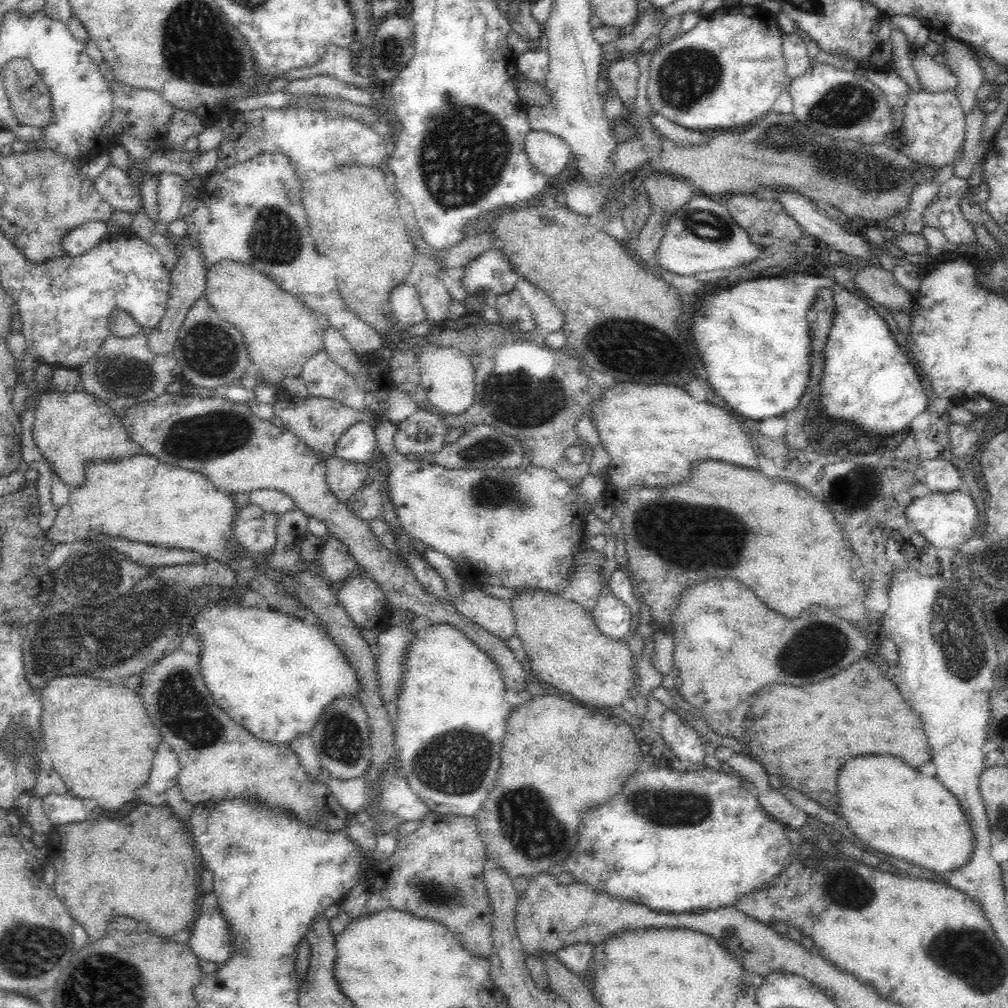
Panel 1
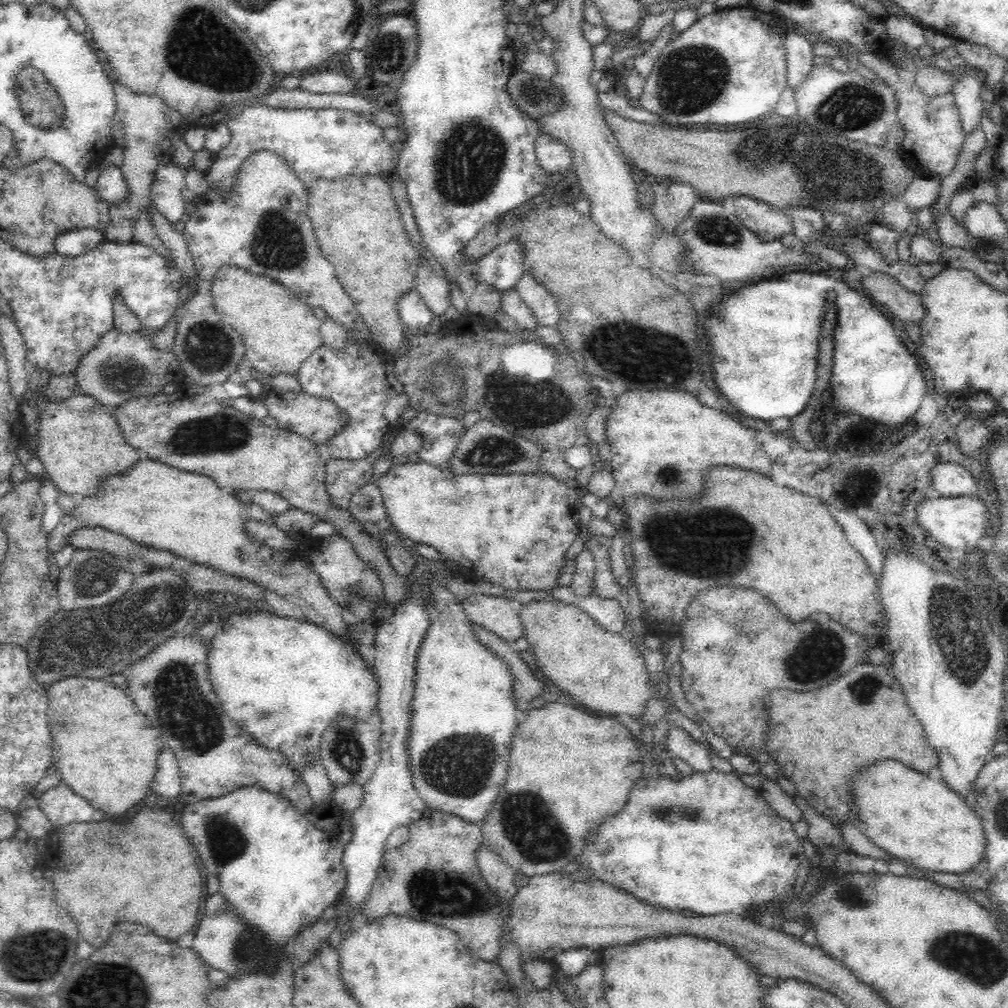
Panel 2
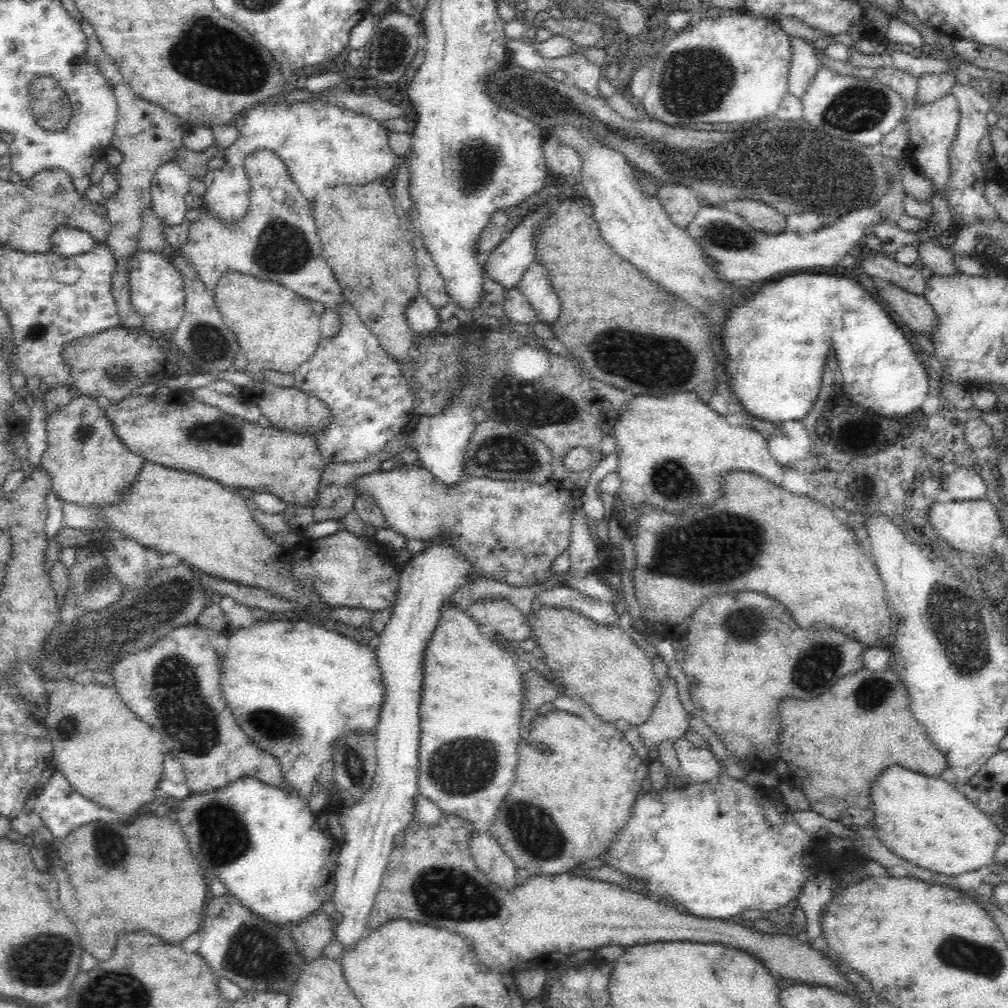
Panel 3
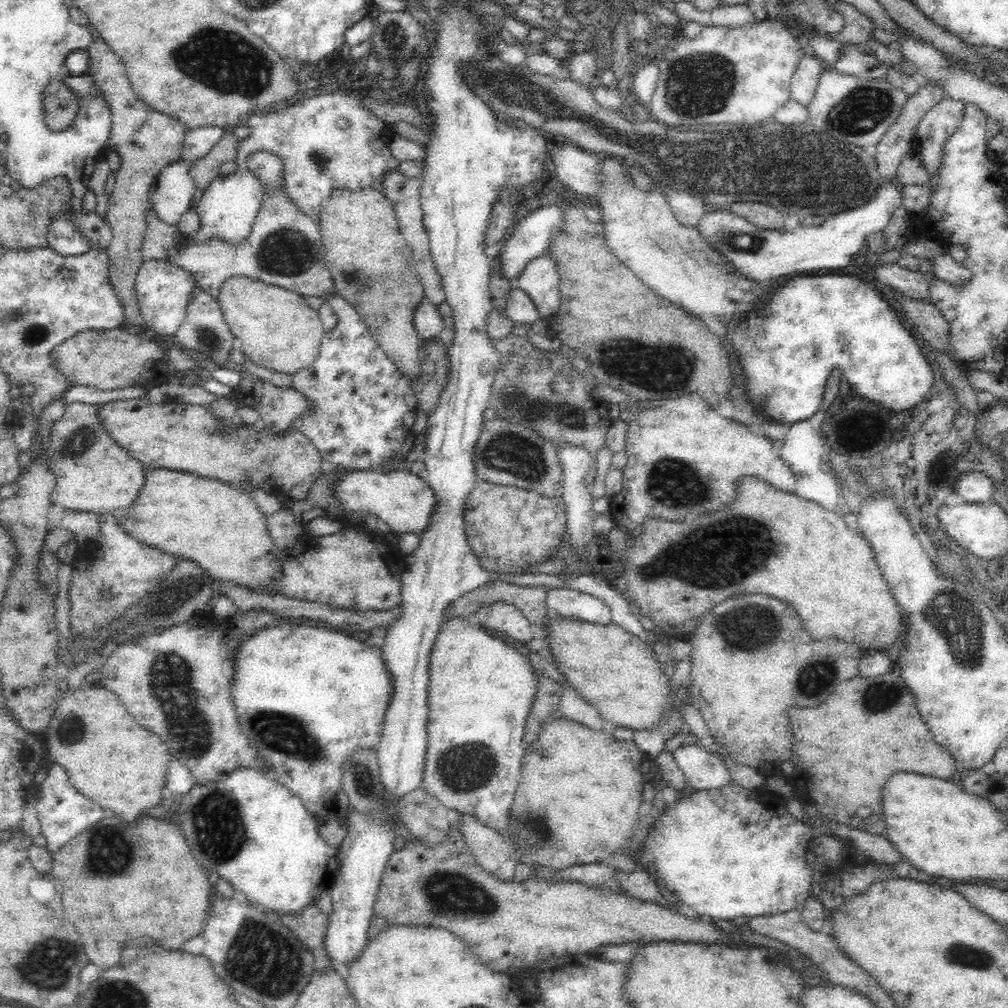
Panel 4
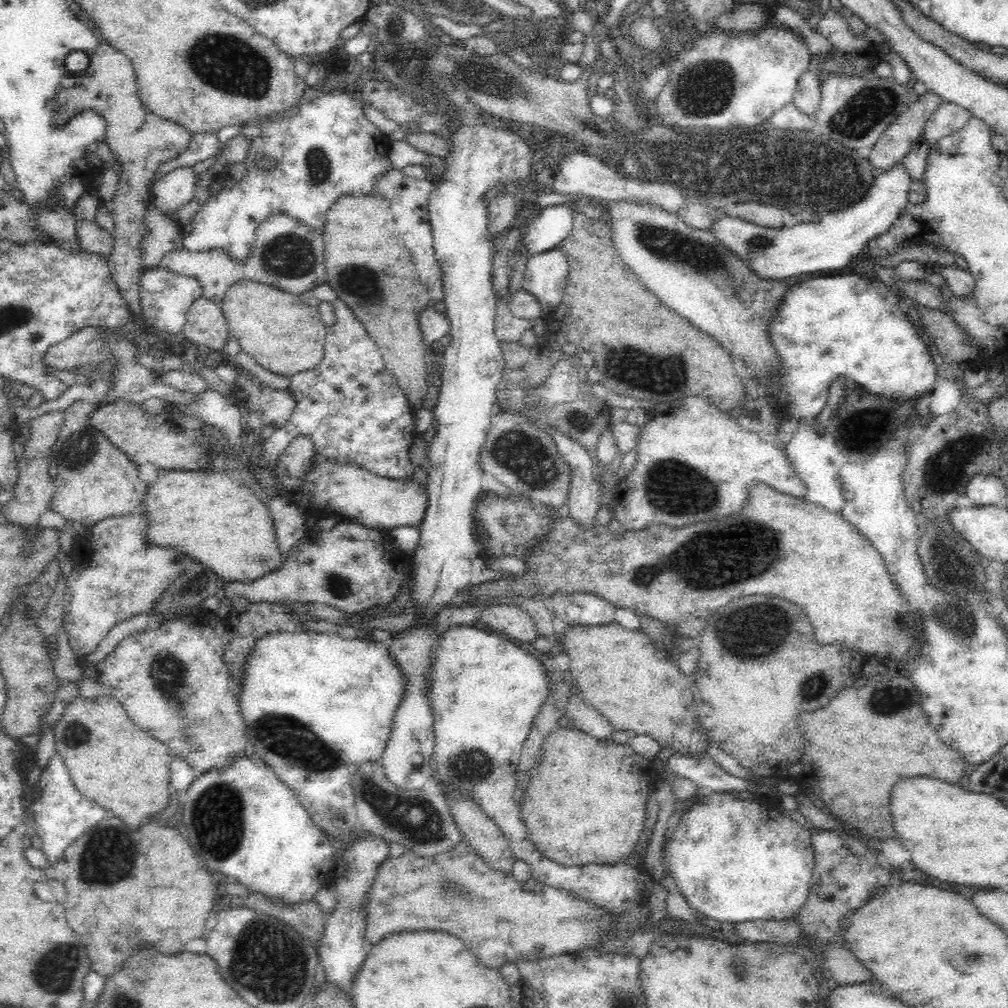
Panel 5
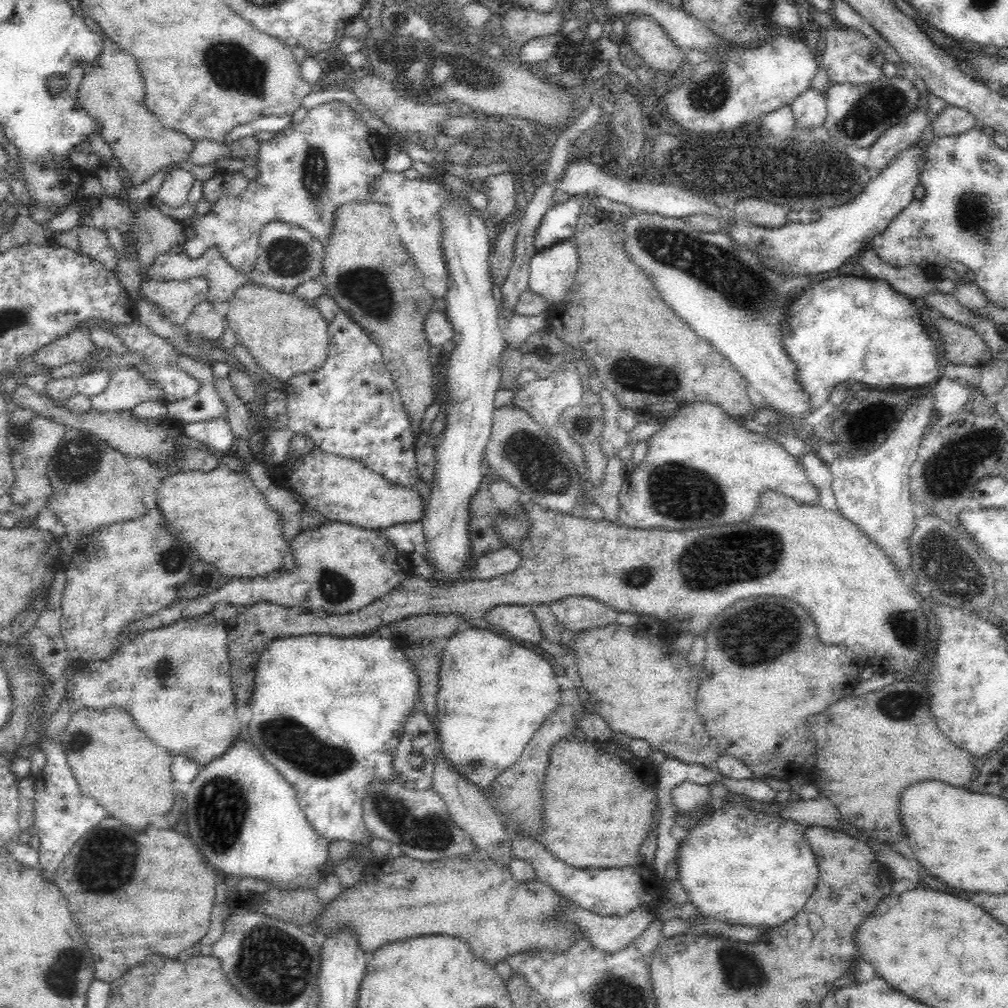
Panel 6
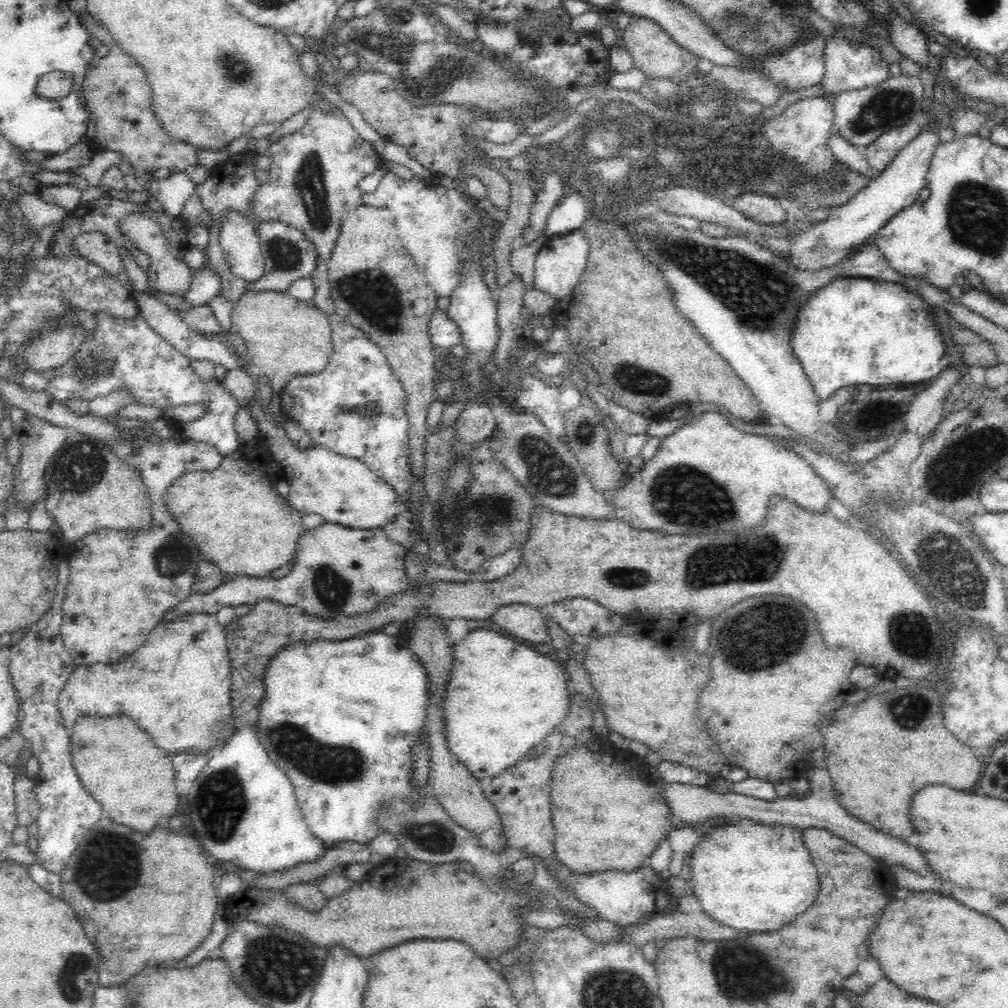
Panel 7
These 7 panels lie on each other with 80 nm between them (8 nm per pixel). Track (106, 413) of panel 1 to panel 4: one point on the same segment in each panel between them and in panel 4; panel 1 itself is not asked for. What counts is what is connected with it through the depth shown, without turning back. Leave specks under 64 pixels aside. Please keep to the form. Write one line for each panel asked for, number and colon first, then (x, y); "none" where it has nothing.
2: (79, 443)
3: (89, 465)
4: (93, 474)

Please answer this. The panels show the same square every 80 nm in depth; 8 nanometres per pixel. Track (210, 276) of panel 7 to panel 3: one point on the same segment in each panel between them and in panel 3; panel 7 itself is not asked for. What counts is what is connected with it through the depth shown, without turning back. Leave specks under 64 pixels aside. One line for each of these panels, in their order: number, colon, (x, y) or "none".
3: (156, 288)
4: (163, 290)
5: (166, 297)
6: (177, 299)

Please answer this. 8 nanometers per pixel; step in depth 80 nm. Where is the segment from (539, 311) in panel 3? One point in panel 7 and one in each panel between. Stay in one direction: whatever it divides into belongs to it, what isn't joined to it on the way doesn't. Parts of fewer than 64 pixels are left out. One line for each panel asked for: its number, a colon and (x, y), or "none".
4: (540, 279)
5: (547, 273)
6: (552, 270)
7: (561, 260)

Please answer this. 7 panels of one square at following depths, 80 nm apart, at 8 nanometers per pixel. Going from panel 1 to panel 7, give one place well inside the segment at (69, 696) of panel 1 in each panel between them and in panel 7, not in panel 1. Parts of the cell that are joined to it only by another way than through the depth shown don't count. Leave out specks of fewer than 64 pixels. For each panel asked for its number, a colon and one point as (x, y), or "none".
2: (106, 752)
3: (110, 757)
4: (120, 766)
5: (112, 762)
6: (113, 761)
7: (118, 763)

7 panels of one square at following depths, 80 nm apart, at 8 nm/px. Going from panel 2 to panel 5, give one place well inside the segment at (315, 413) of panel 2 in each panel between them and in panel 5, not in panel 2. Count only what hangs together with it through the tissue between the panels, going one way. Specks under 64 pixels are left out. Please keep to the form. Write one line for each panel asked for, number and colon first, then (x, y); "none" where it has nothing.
3: (289, 409)
4: (278, 408)
5: (274, 407)

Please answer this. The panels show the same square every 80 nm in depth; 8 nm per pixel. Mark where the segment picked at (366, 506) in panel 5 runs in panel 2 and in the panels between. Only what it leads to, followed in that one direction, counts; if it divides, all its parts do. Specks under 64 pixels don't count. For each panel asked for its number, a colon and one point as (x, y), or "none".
2: (513, 530)
3: (511, 532)
4: (402, 500)

